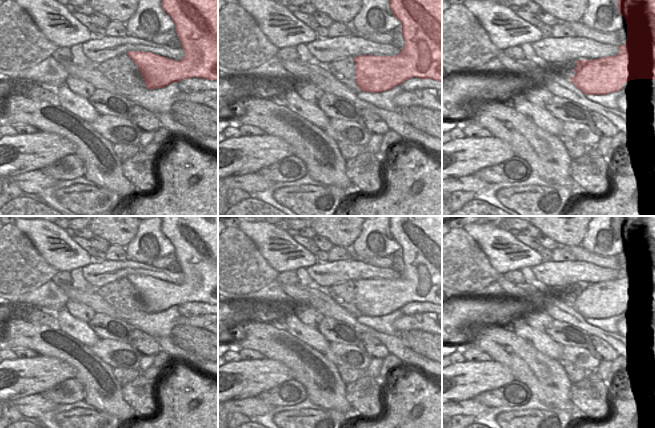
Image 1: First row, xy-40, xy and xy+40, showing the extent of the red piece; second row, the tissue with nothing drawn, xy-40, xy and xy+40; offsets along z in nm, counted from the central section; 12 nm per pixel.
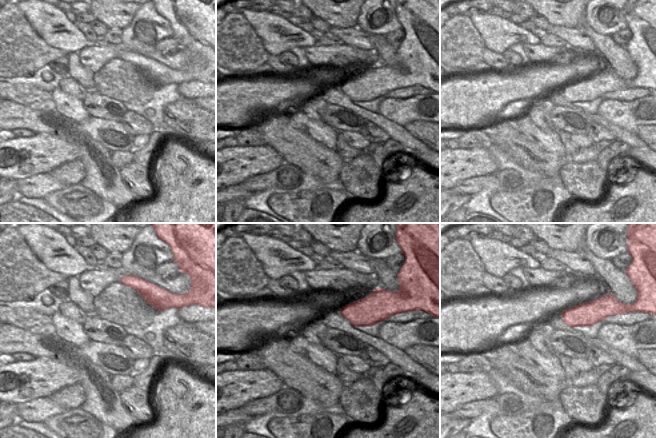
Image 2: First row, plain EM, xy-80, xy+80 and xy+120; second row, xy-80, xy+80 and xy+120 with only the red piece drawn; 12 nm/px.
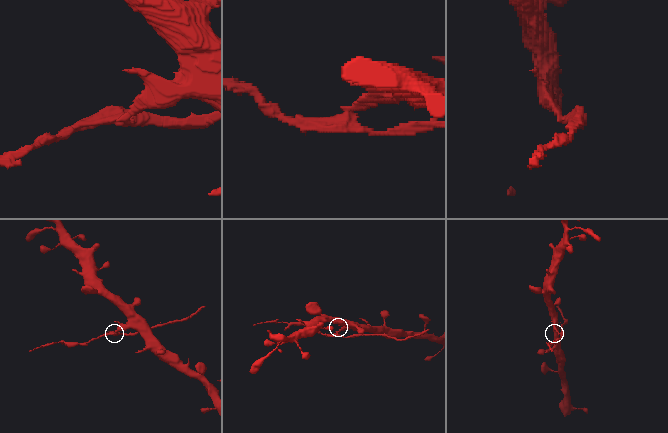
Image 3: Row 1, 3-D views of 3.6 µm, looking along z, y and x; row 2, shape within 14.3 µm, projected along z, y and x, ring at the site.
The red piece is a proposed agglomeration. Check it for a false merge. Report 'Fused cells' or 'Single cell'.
Fused cells

